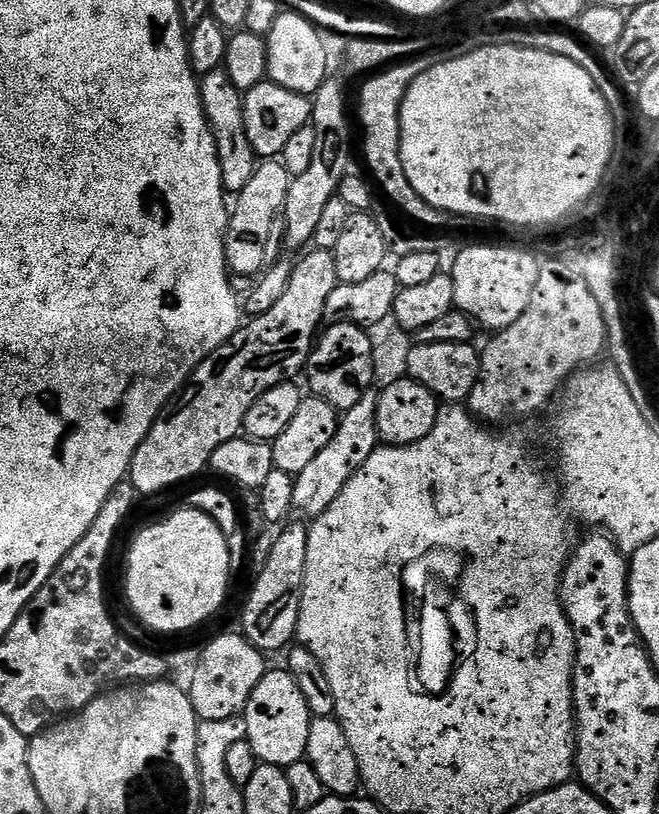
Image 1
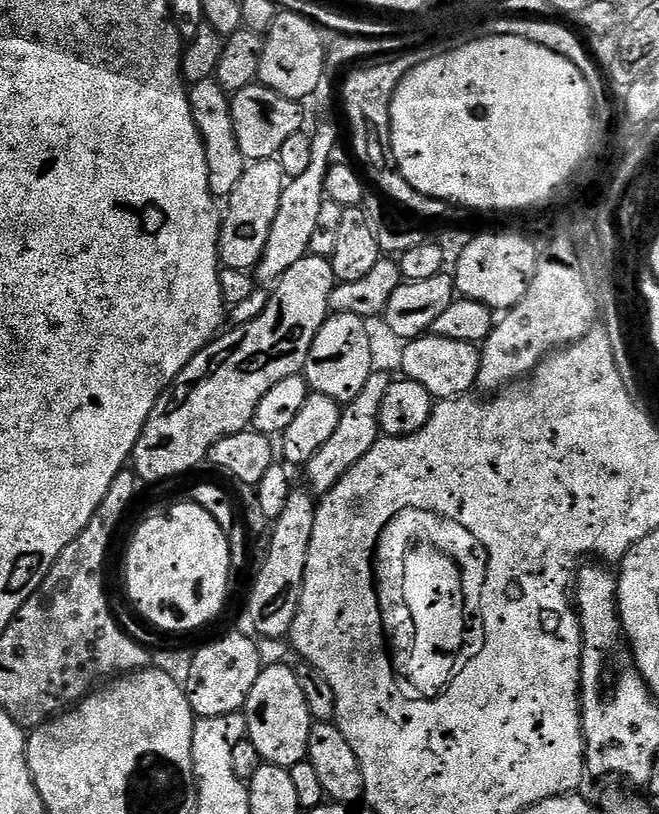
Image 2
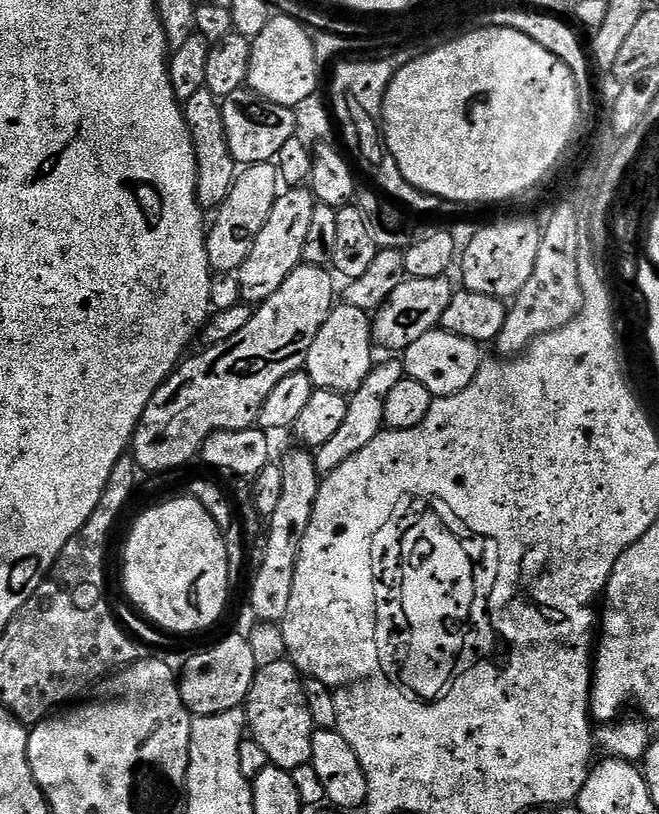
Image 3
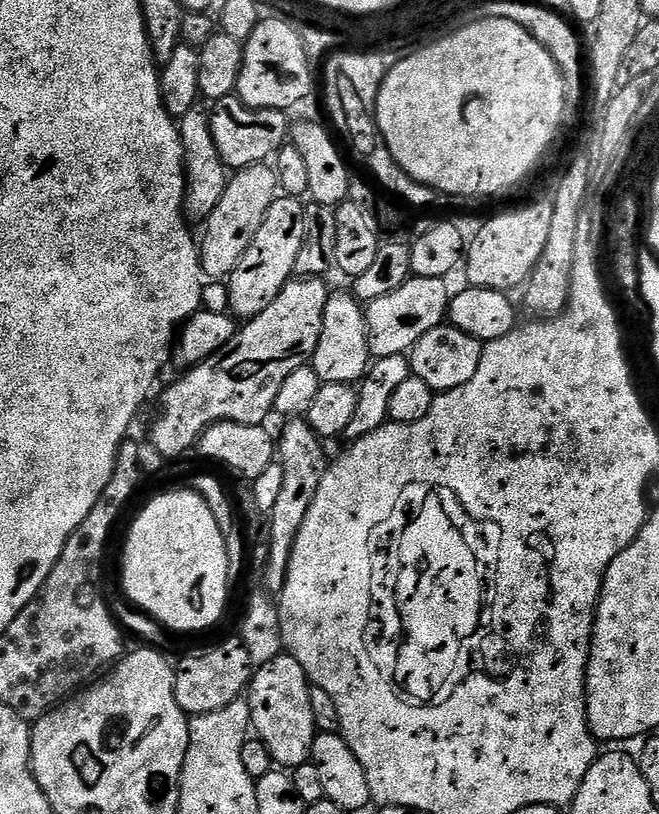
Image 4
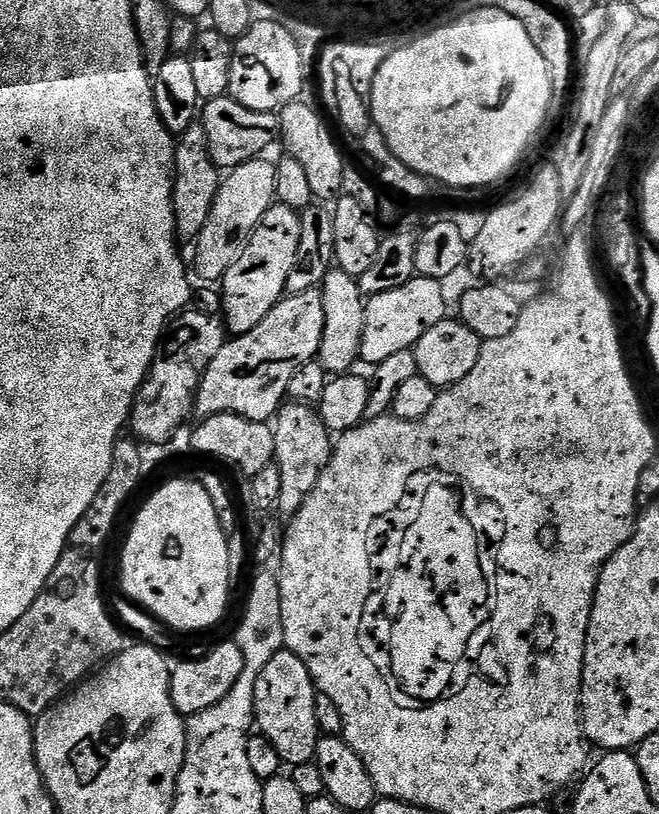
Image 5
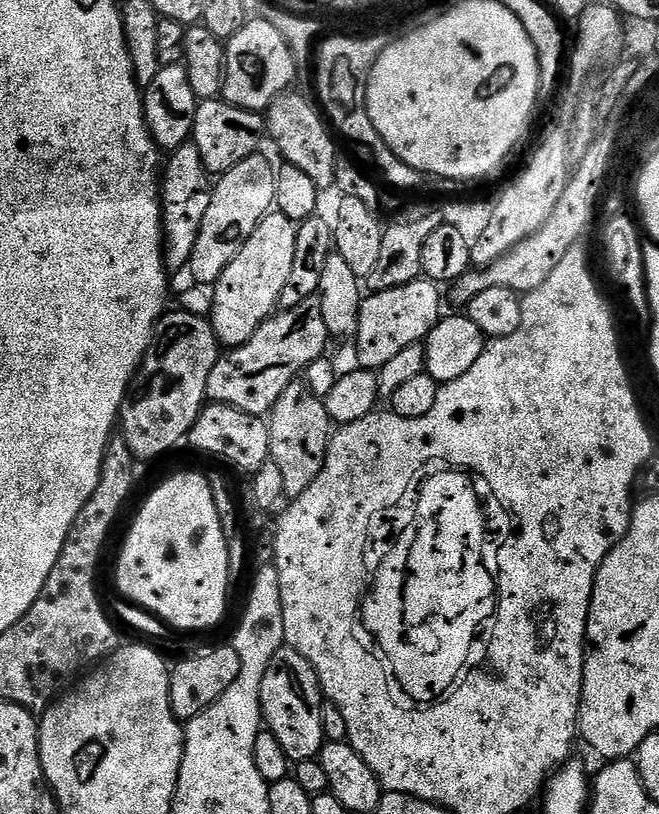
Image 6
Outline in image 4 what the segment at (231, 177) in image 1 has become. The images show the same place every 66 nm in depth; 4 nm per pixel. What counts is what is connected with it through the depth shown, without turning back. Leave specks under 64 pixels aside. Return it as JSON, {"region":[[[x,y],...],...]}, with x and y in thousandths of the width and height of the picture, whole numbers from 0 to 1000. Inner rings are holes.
{"region":[[[299,130],[285,135],[279,143],[272,144],[270,156],[279,186],[279,264],[293,276],[303,278],[316,271],[319,263],[325,263],[325,253],[337,248],[337,238],[343,238],[349,220],[349,208],[337,199],[331,179],[325,179],[325,165],[319,160],[319,138],[314,131]]]}

